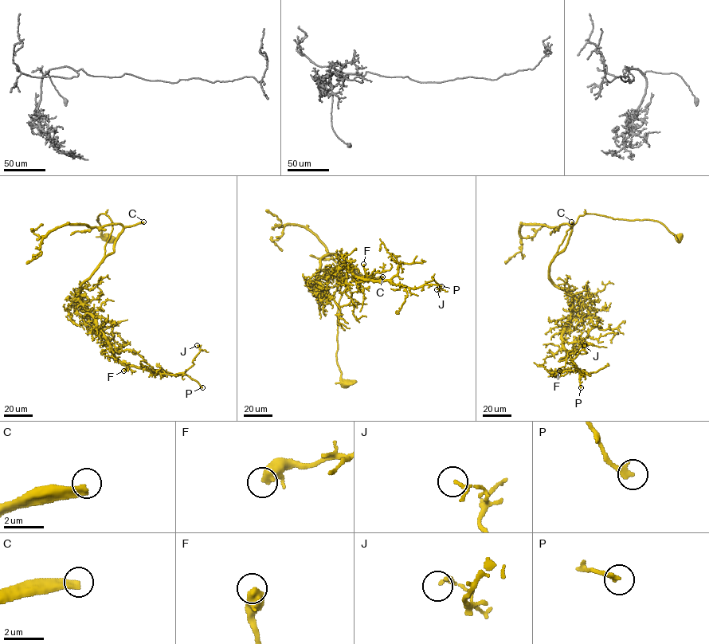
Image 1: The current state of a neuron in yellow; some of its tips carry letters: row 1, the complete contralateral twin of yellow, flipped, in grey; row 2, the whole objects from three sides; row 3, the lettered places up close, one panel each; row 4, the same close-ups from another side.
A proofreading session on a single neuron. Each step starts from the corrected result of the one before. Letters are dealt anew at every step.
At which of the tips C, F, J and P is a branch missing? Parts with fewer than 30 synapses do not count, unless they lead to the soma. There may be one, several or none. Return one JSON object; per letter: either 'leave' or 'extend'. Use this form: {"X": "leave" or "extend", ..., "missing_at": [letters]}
{"C": "extend", "F": "leave", "J": "leave", "P": "leave", "missing_at": ["C"]}

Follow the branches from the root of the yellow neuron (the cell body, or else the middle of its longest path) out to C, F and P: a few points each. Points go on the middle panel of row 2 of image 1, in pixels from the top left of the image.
C: (345, 383), (336, 357), (338, 304), (351, 280), (352, 272), (344, 259), (361, 276), (382, 276)
F: (345, 383), (337, 312), (352, 272), (329, 254), (318, 275), (348, 267), (366, 278), (363, 264)
P: (345, 383), (337, 312), (352, 272), (339, 255), (321, 260), (319, 276), (348, 267), (363, 279), (441, 286)

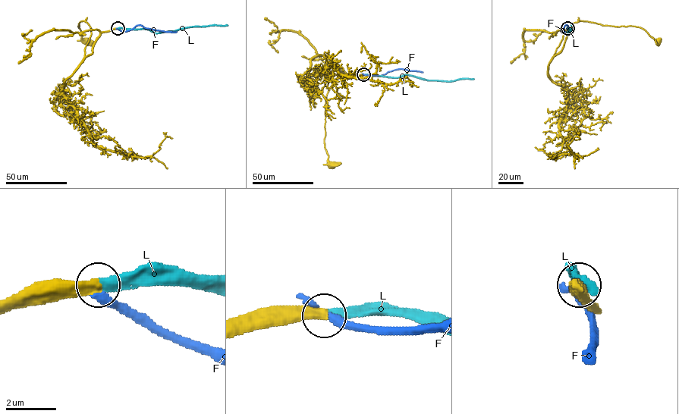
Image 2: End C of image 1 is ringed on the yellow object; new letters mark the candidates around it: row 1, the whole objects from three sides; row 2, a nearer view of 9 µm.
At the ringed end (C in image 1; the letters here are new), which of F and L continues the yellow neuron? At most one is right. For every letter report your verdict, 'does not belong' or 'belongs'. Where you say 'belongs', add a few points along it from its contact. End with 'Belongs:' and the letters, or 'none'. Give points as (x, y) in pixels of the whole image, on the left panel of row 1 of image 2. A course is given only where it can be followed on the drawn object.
F: does not belong
L: belongs; it runs (117, 28), (144, 29), (158, 32), (193, 26), (227, 25)
Belongs: L

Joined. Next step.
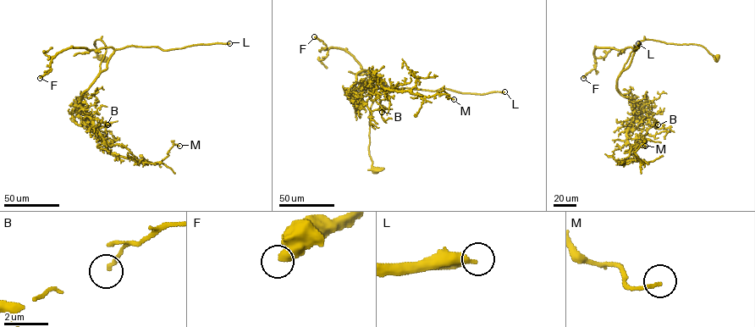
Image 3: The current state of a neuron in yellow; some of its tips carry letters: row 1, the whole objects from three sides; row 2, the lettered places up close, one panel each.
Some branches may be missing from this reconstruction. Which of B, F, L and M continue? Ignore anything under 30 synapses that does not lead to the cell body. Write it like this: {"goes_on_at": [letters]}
{"goes_on_at": ["L"]}

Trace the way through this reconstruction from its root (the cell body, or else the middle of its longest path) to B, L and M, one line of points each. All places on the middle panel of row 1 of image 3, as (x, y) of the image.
B: (376, 169), (369, 115), (380, 85), (371, 71), (360, 71), (350, 92), (370, 111), (383, 105), (382, 112)
L: (376, 169), (368, 150), (370, 109), (380, 91), (374, 74), (388, 87), (445, 88), (477, 94), (504, 91)
M: (376, 169), (369, 115), (380, 85), (360, 71), (355, 88), (377, 80), (427, 96), (443, 88), (454, 99)

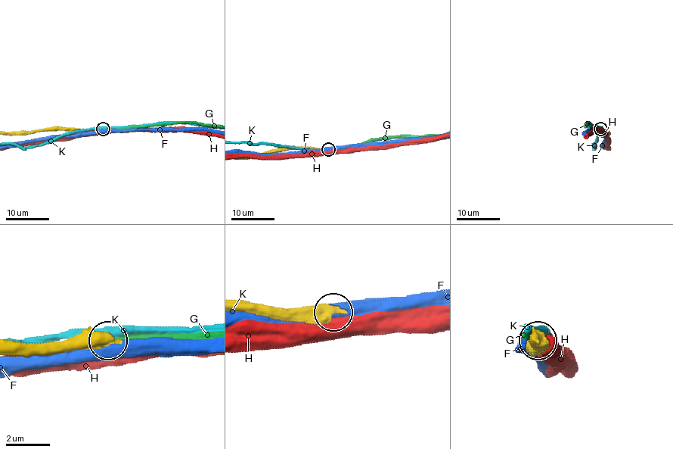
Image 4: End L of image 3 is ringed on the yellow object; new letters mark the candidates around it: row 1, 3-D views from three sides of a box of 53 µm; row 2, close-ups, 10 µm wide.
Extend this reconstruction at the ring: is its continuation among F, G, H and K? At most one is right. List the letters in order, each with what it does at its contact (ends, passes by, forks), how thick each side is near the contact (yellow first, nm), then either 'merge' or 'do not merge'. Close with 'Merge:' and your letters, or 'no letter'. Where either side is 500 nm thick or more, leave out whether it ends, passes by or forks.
F: 600/550 nm | do not merge
G: 550/380 nm | do not merge
H: 750/600 nm | do not merge
K: 550/360 nm | do not merge
Merge: no letter

